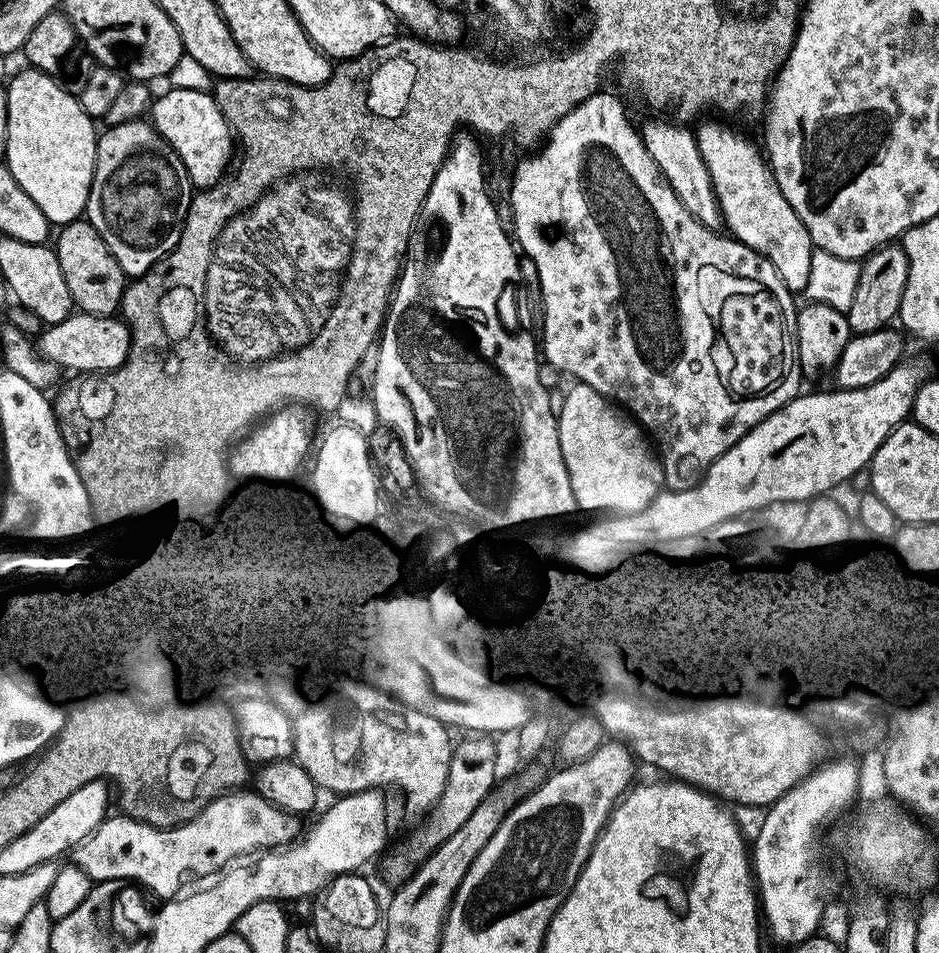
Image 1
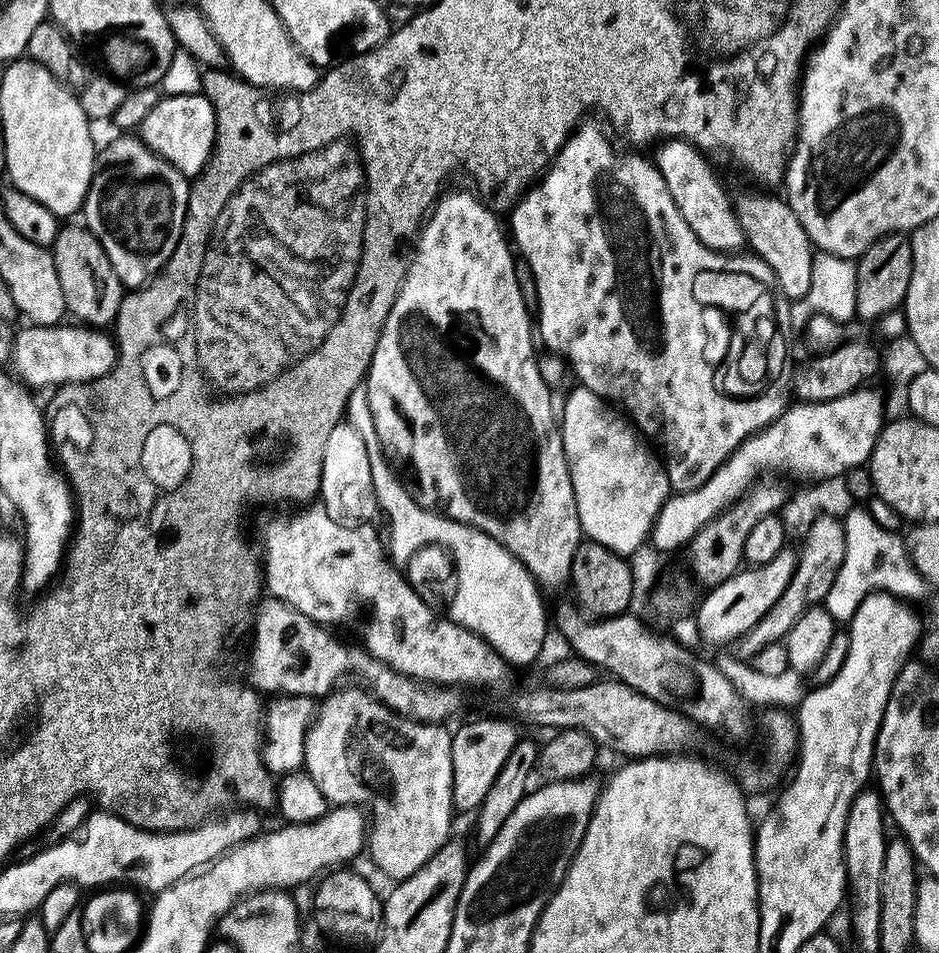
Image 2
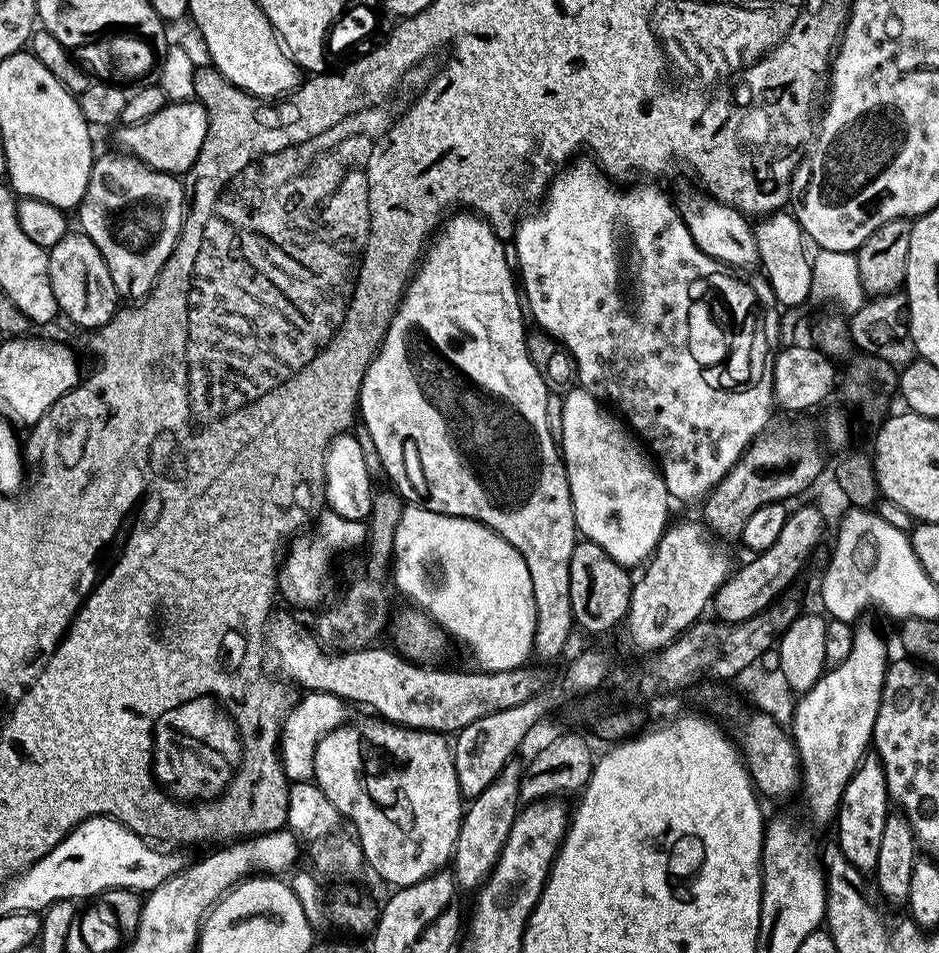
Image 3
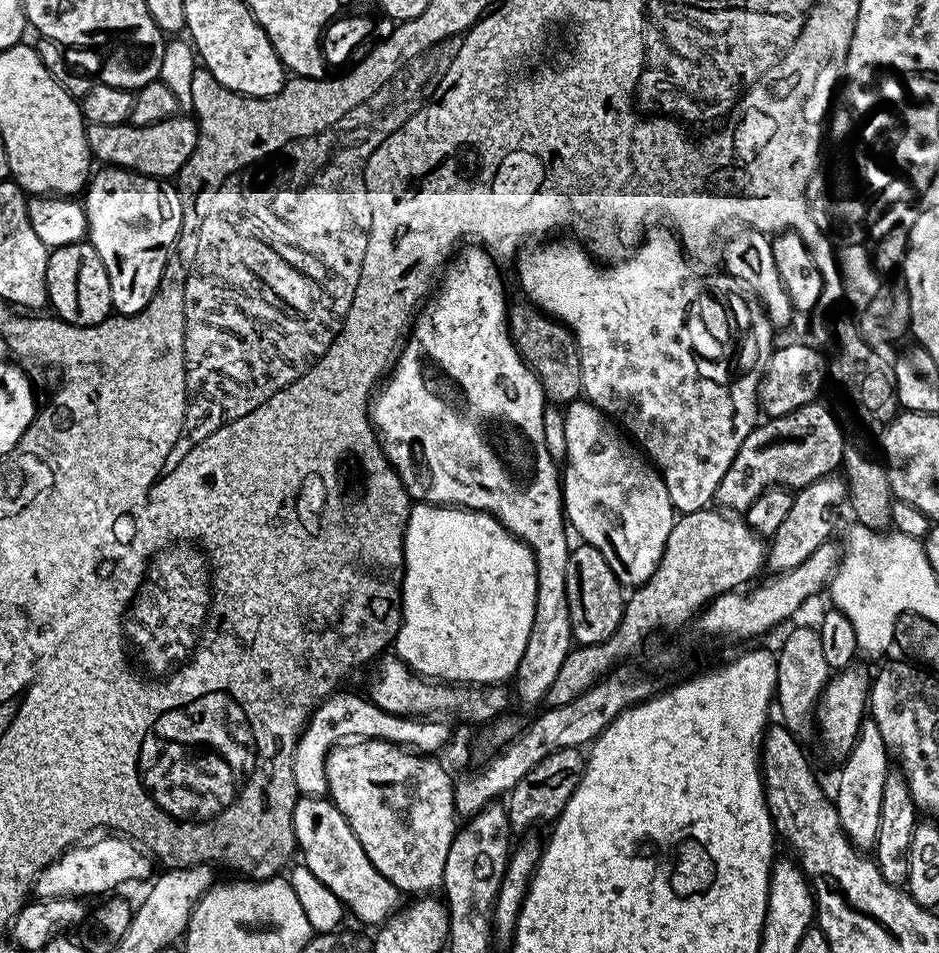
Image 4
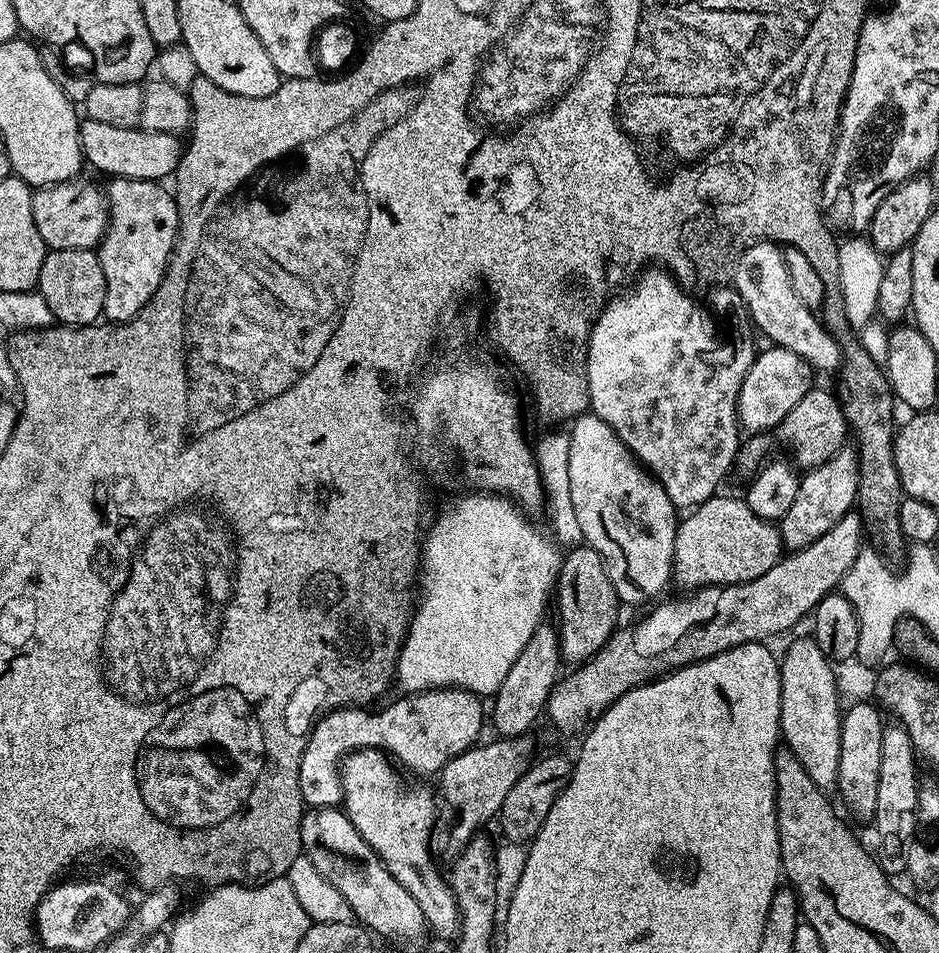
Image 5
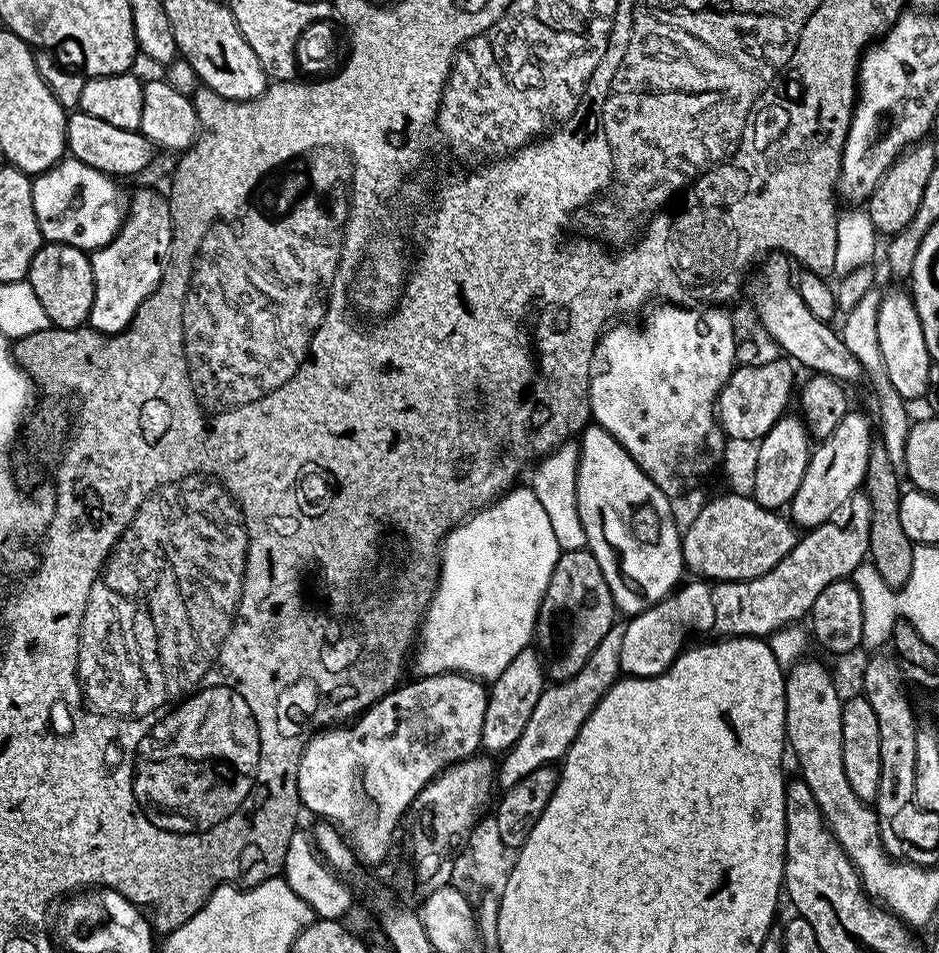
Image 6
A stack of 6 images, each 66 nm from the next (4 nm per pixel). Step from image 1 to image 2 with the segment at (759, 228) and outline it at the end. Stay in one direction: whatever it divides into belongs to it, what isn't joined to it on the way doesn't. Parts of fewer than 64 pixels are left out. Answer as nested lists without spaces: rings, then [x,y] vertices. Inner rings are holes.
[[[744,192],[734,200],[737,220],[744,231],[747,247],[772,267],[780,283],[782,294],[788,297],[789,301],[803,301],[804,296],[810,290],[814,245],[809,240],[802,222],[798,222],[787,199],[779,195],[778,197],[772,196],[776,194],[756,192]]]

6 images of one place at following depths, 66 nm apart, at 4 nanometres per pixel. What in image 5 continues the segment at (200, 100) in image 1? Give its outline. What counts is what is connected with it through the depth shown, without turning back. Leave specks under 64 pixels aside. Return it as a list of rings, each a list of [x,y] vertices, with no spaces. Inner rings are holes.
[[[84,118],[80,122],[80,149],[85,161],[93,164],[100,172],[105,172],[105,177],[115,178],[125,176],[131,180],[163,181],[163,176],[171,177],[176,171],[182,151],[182,140],[175,132],[148,132],[139,126],[123,128],[122,126],[106,126],[106,122],[94,122]]]

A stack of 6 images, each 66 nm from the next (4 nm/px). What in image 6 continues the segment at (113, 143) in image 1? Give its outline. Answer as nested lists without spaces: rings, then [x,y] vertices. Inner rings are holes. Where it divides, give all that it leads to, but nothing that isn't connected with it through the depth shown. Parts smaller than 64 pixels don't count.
[[[140,188],[131,193],[126,204],[124,225],[105,248],[91,253],[94,274],[94,302],[88,315],[88,324],[105,336],[124,331],[134,318],[138,306],[158,286],[164,273],[164,261],[172,241],[170,206],[163,195],[152,188]]]

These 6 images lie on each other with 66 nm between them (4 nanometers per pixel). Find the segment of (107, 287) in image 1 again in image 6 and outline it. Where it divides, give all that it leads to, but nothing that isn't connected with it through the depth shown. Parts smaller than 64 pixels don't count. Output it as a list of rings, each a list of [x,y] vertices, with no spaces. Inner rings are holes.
[[[41,243],[38,254],[30,262],[26,280],[46,310],[53,328],[83,328],[94,302],[94,274],[89,253],[69,244]]]

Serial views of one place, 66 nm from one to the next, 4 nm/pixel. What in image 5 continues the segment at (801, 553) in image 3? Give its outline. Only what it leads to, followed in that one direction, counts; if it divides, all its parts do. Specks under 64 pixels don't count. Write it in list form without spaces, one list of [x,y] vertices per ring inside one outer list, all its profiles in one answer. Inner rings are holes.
[[[845,446],[834,458],[825,464],[803,473],[800,489],[794,498],[794,506],[786,510],[786,514],[778,522],[780,539],[783,547],[788,550],[805,548],[810,542],[818,542],[826,530],[830,530],[850,511],[856,503],[858,490],[858,462],[855,451]]]

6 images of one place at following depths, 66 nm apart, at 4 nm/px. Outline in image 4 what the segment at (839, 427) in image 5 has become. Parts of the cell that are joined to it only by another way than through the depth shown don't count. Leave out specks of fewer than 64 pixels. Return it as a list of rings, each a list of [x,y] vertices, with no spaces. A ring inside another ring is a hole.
[[[815,402],[785,416],[757,423],[742,442],[738,454],[734,454],[730,470],[722,474],[715,503],[729,513],[744,514],[767,488],[787,486],[799,490],[818,482],[823,476],[833,475],[844,463],[846,447],[846,432],[838,416],[837,420],[826,405]]]

